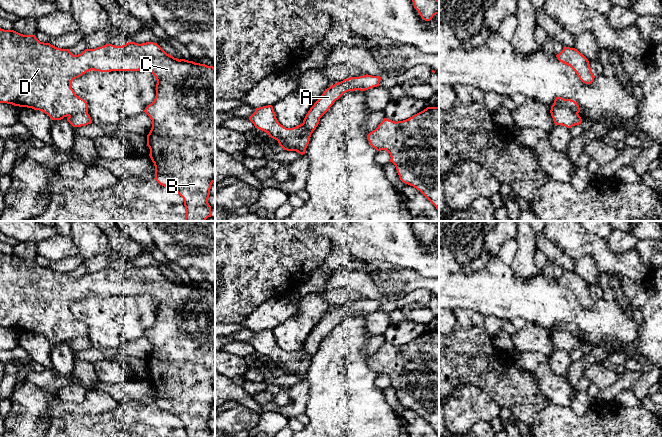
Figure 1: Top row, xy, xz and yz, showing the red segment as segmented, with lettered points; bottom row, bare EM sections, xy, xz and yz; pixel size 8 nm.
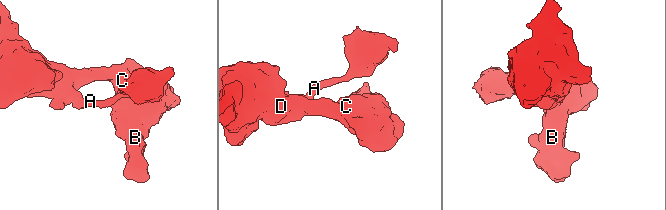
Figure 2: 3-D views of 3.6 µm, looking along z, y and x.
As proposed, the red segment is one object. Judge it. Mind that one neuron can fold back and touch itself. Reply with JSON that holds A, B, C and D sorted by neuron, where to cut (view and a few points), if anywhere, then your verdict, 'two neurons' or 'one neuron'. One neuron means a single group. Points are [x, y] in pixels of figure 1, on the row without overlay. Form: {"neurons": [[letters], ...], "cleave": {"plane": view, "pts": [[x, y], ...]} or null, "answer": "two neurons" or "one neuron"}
{"neurons": [["A"], ["B", "C", "D"]], "cleave": {"plane": "yz", "pts": [[553, 328], [567, 330], [577, 337]]}, "answer": "two neurons"}

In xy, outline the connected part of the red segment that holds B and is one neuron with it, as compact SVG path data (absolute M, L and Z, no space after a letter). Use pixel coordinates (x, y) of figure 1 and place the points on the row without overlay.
M0 252L0 327L39 334L52 344L86 337L88 328L75 318L71 306L91 294L149 294L156 301L155 323L144 334L152 344L152 352L147 359L147 370L155 390L154 403L160 409L176 415L183 422L186 437L211 437L208 422L211 409L215 406L215 291L174 282L154 266L128 266L122 270L109 267L73 279L70 273L61 273L50 267L40 266L35 259L23 259L14 254Z

